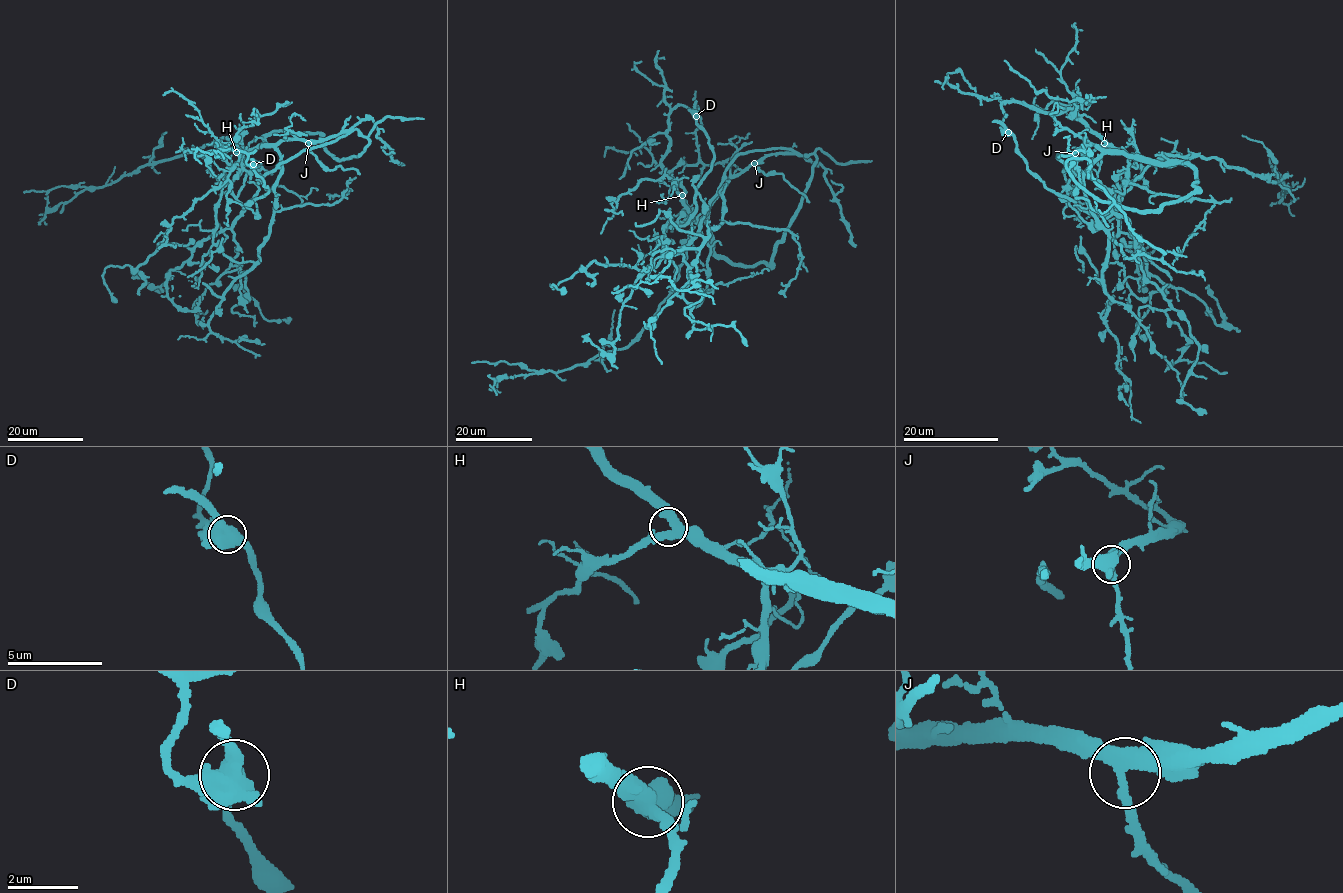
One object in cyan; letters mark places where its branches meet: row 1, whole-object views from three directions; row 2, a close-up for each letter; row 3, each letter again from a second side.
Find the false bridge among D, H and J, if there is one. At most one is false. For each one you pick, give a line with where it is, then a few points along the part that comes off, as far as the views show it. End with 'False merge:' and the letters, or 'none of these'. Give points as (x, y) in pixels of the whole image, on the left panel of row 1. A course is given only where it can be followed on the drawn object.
D: place (253, 164); course (253, 164), (268, 192), (247, 208), (237, 199), (247, 173), (231, 136), (83, 189), (44, 217), (50, 207)
False merge: D

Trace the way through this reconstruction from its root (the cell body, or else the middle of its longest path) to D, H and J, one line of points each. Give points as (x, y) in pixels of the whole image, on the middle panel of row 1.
D: (684, 223), (678, 221), (678, 226), (695, 210), (696, 190), (714, 157), (697, 116)
H: (684, 223), (689, 221), (690, 214), (682, 195)
J: (684, 223), (689, 221), (690, 217), (705, 218), (710, 203), (731, 177), (754, 163)

